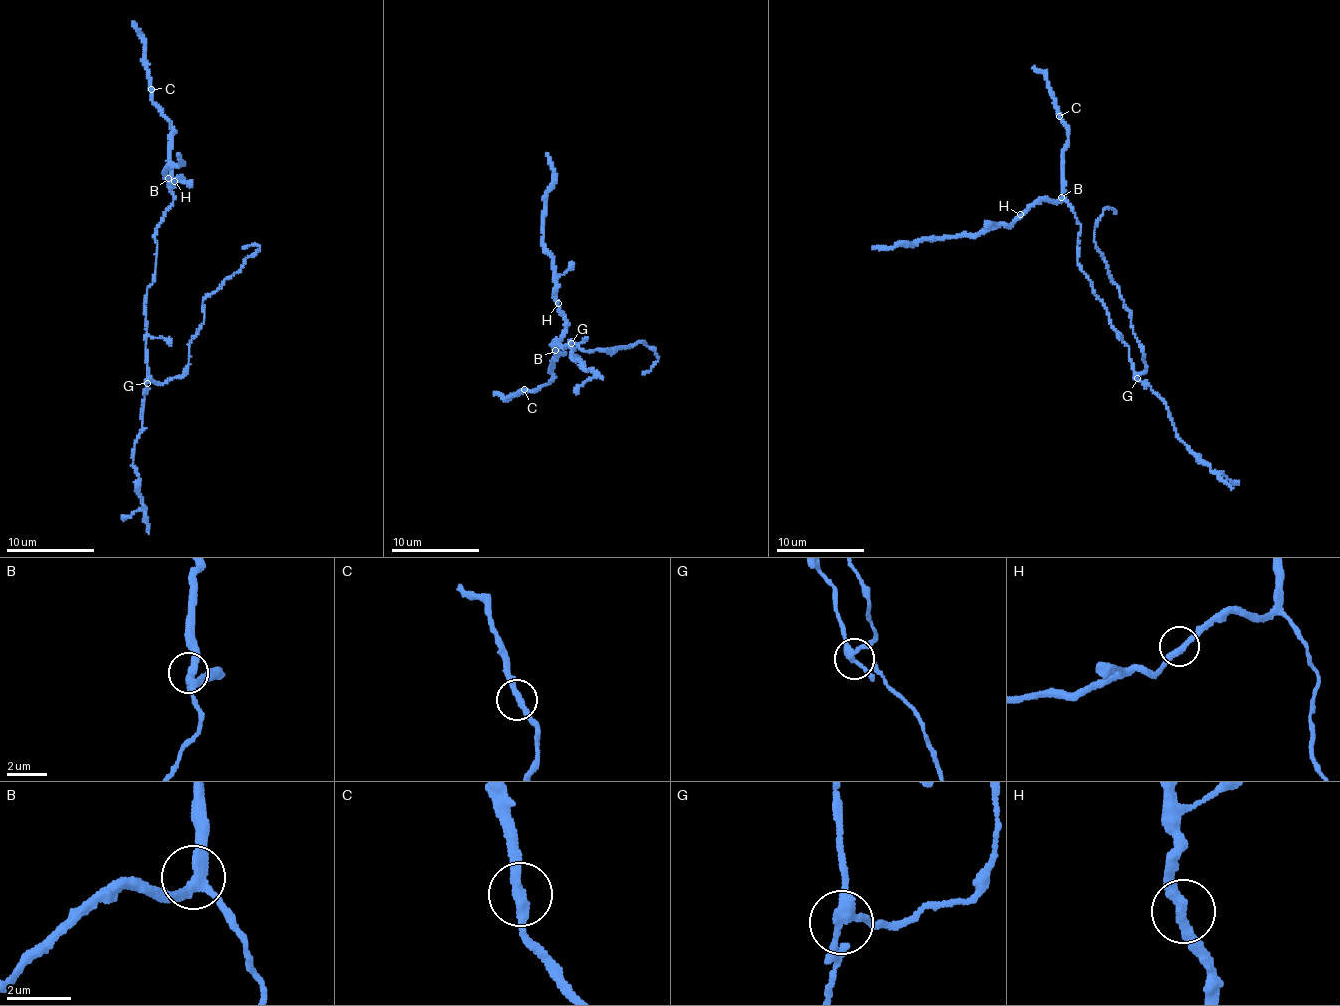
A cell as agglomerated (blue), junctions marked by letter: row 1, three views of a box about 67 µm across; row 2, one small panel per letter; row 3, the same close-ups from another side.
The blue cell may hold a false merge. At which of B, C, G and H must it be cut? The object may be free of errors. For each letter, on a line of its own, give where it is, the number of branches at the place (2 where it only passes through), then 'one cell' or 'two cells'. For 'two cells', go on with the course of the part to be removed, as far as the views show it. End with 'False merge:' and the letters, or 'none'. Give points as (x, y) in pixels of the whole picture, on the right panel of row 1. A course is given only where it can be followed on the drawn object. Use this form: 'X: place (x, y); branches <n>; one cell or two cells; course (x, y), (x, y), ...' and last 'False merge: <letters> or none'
B: place (1061, 197); branches 3; one cell
C: place (1059, 116); branches 2; one cell
G: place (1137, 378); branches 3; one cell
H: place (1020, 214); branches 2; one cell
False merge: none

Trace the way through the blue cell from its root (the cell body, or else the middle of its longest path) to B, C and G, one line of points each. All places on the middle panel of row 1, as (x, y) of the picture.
B: (558, 341), (558, 344), (555, 339), (551, 346), (557, 356), (564, 353), (563, 355), (555, 350)
C: (558, 341), (551, 346), (557, 356), (564, 353), (556, 356), (548, 385), (524, 389)
G: (558, 341), (555, 345), (558, 342), (564, 349), (565, 344), (571, 343)

